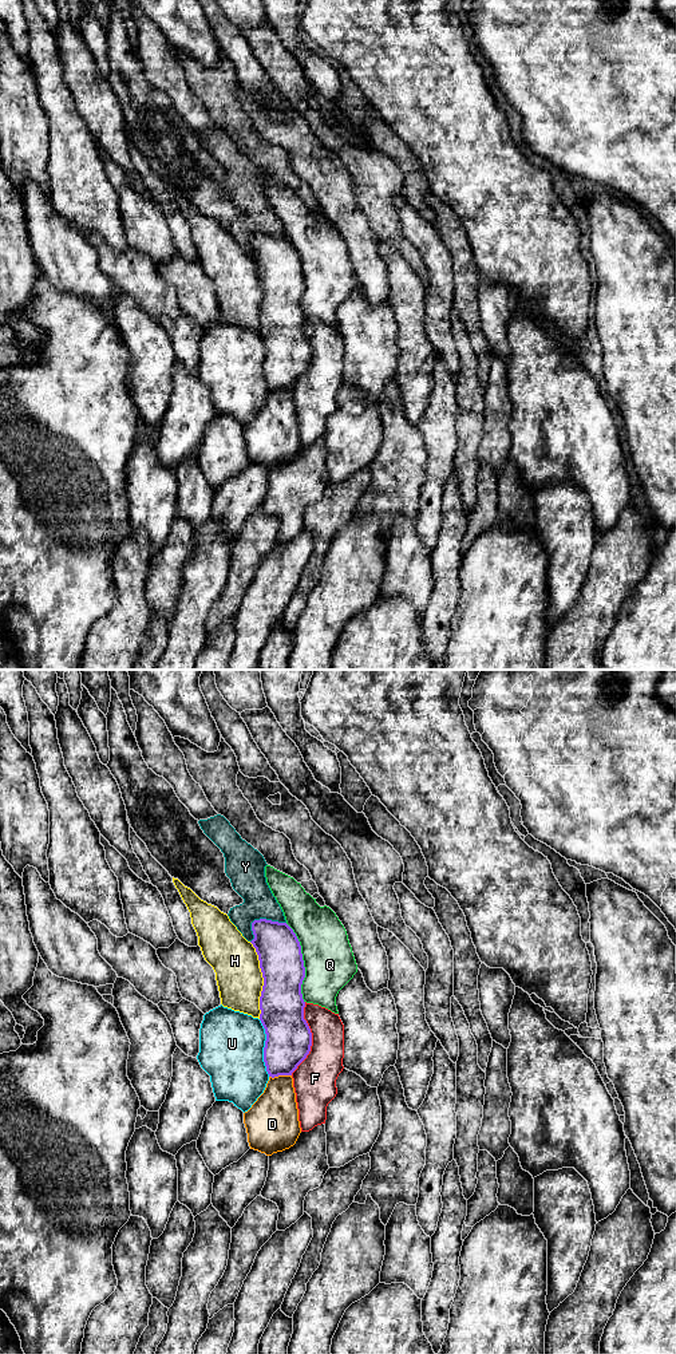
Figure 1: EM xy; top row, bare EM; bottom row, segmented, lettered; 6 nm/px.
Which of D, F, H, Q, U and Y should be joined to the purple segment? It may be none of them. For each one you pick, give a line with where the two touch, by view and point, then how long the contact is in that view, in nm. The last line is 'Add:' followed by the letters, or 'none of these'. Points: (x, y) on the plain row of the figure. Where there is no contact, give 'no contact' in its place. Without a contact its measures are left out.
Add: none of these

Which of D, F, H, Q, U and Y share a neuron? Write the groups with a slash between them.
D / F / H / Q / U / Y

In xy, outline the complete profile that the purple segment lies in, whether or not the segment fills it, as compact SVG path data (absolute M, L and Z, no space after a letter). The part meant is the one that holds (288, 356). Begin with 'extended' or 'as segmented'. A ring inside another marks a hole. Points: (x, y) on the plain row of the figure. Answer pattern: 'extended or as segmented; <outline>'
as segmented; M266 233L252 237L254 253L250 256L256 262L264 300L260 311L260 335L265 343L266 355L264 376L269 391L292 390L297 380L307 372L312 360L312 347L304 333L305 316L301 299L305 292L305 281L300 256L286 237Z

